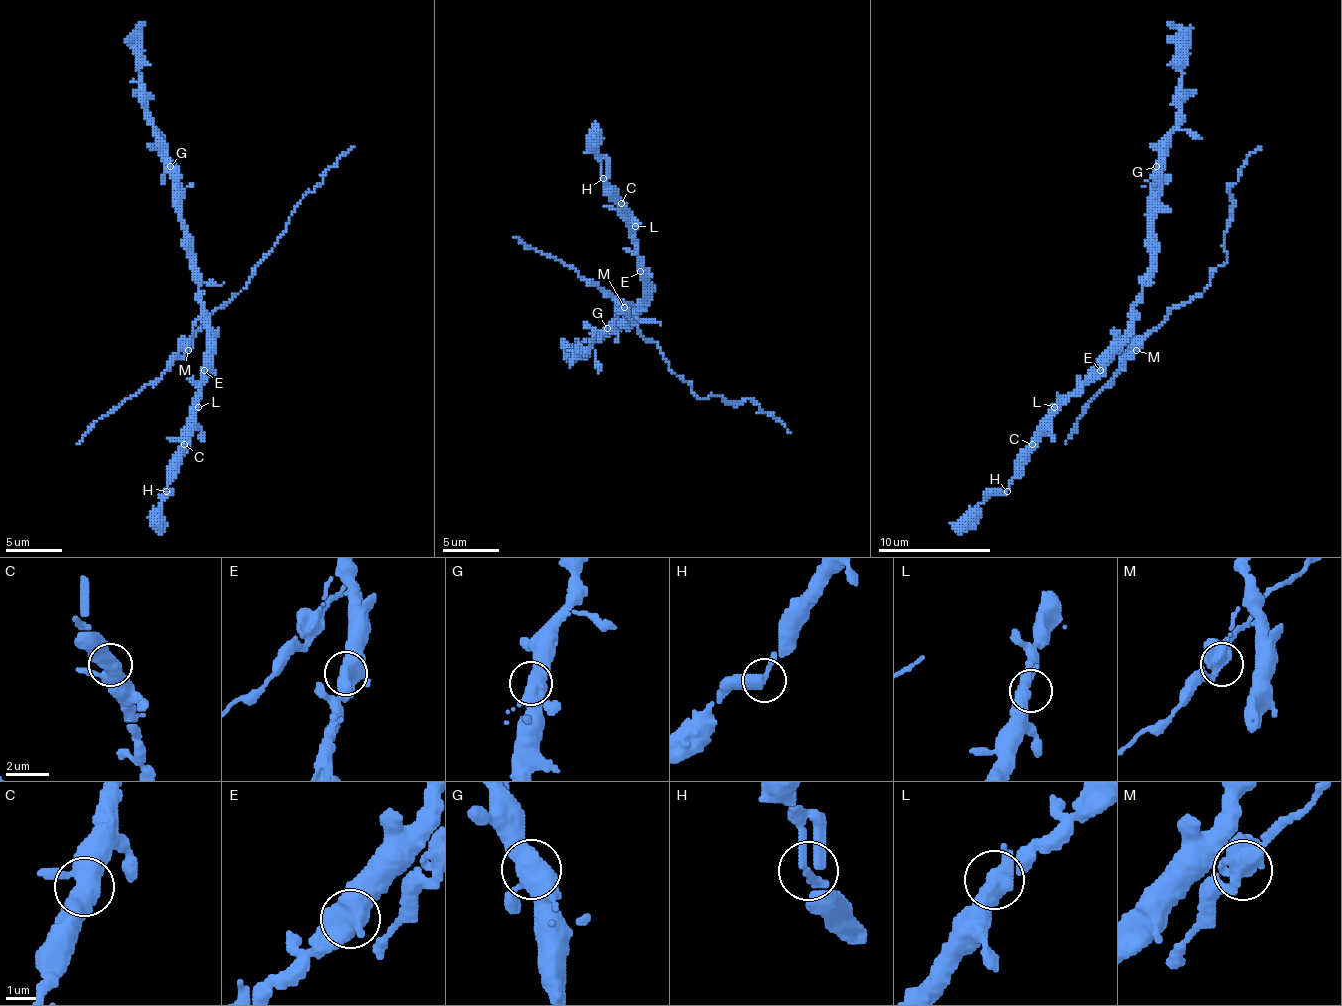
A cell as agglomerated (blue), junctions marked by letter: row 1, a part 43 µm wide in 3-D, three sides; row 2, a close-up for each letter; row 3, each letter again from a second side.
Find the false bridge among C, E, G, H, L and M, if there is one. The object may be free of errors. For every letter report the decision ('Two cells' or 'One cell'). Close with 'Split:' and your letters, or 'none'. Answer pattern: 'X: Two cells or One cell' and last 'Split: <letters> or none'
C: One cell
E: One cell
G: One cell
H: One cell
L: One cell
M: Two cells
Split: M

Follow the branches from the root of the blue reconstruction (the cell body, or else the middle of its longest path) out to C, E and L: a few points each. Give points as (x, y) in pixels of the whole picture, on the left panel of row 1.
C: (195, 322), (198, 319), (207, 328), (207, 379), (201, 384), (195, 421), (187, 430), (184, 444)
E: (195, 322), (198, 319), (207, 328), (204, 370)
L: (195, 322), (198, 319), (207, 328), (207, 370), (198, 384), (198, 407)

